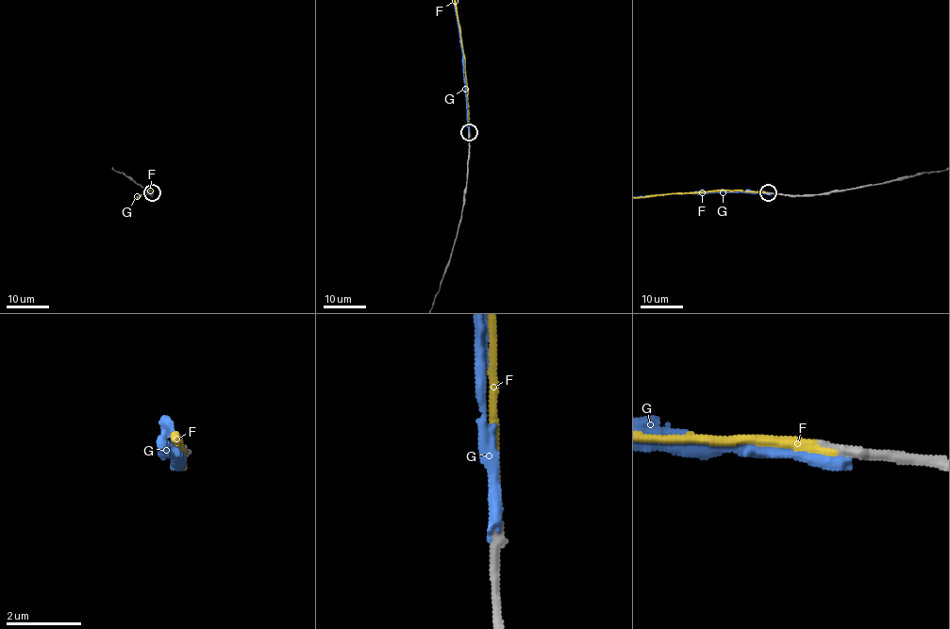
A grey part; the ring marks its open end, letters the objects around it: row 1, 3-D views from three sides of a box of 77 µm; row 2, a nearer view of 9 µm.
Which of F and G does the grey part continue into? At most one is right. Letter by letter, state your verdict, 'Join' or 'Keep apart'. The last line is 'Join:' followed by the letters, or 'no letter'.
F: Join
G: Keep apart
Join: F

